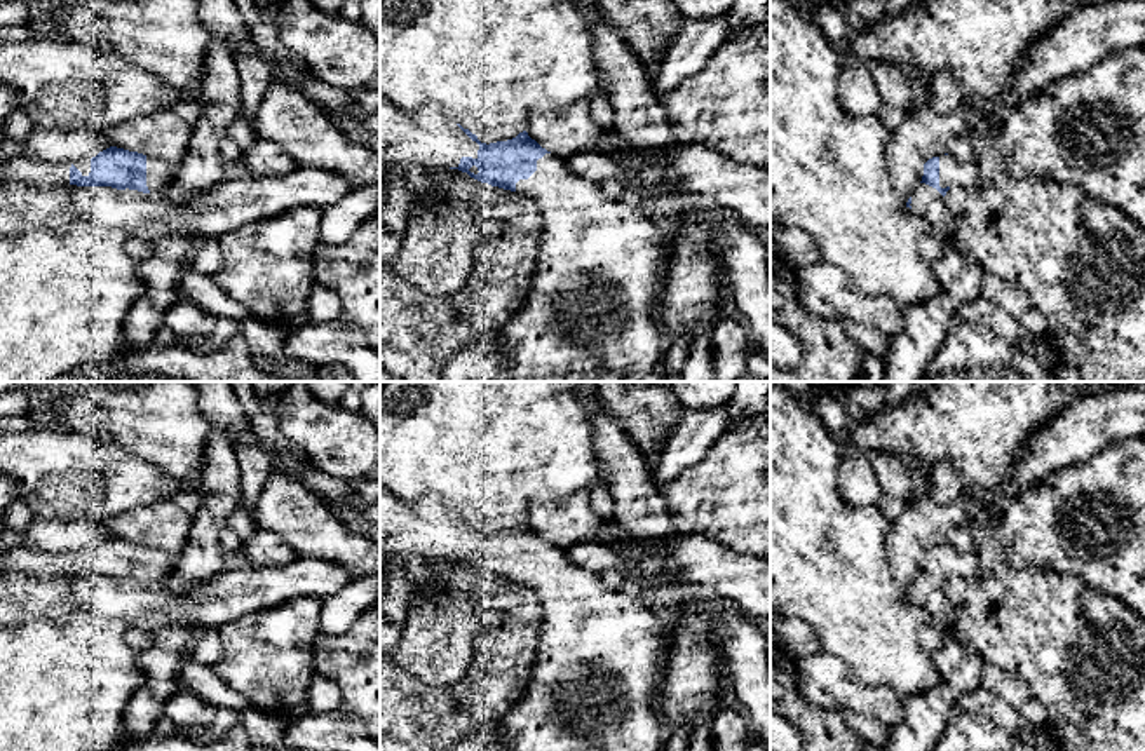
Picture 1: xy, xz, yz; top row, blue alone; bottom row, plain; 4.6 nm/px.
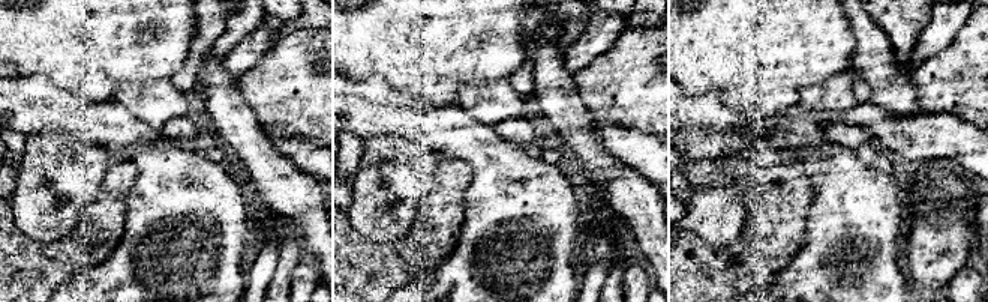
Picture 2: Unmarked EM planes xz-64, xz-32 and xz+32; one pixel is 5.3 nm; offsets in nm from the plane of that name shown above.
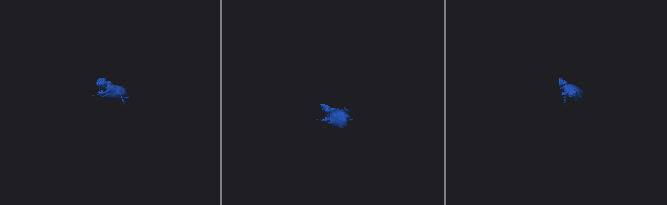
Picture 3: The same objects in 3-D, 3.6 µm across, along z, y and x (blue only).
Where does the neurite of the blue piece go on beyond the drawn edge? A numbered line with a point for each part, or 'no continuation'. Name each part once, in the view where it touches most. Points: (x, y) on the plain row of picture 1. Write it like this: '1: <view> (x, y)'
1: xz (431, 530)
2: xz (600, 659)

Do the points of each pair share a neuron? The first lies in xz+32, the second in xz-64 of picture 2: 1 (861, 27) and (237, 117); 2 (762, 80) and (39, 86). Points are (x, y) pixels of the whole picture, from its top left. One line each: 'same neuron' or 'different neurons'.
1: same neuron
2: different neurons

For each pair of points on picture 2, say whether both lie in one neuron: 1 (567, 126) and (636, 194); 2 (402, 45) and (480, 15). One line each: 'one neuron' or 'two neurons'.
1: one neuron
2: one neuron

